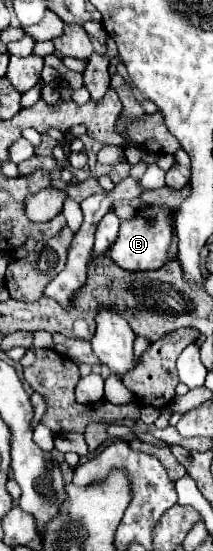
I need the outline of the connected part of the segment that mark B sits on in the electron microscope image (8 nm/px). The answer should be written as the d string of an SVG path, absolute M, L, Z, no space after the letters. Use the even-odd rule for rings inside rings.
M146 205L136 209L136 215L128 221L120 223L120 233L116 243L110 249L110 257L123 269L130 271L156 270L168 263L172 245L172 227L170 227L170 211L158 205ZM140 213L152 213L150 217L142 217Z

